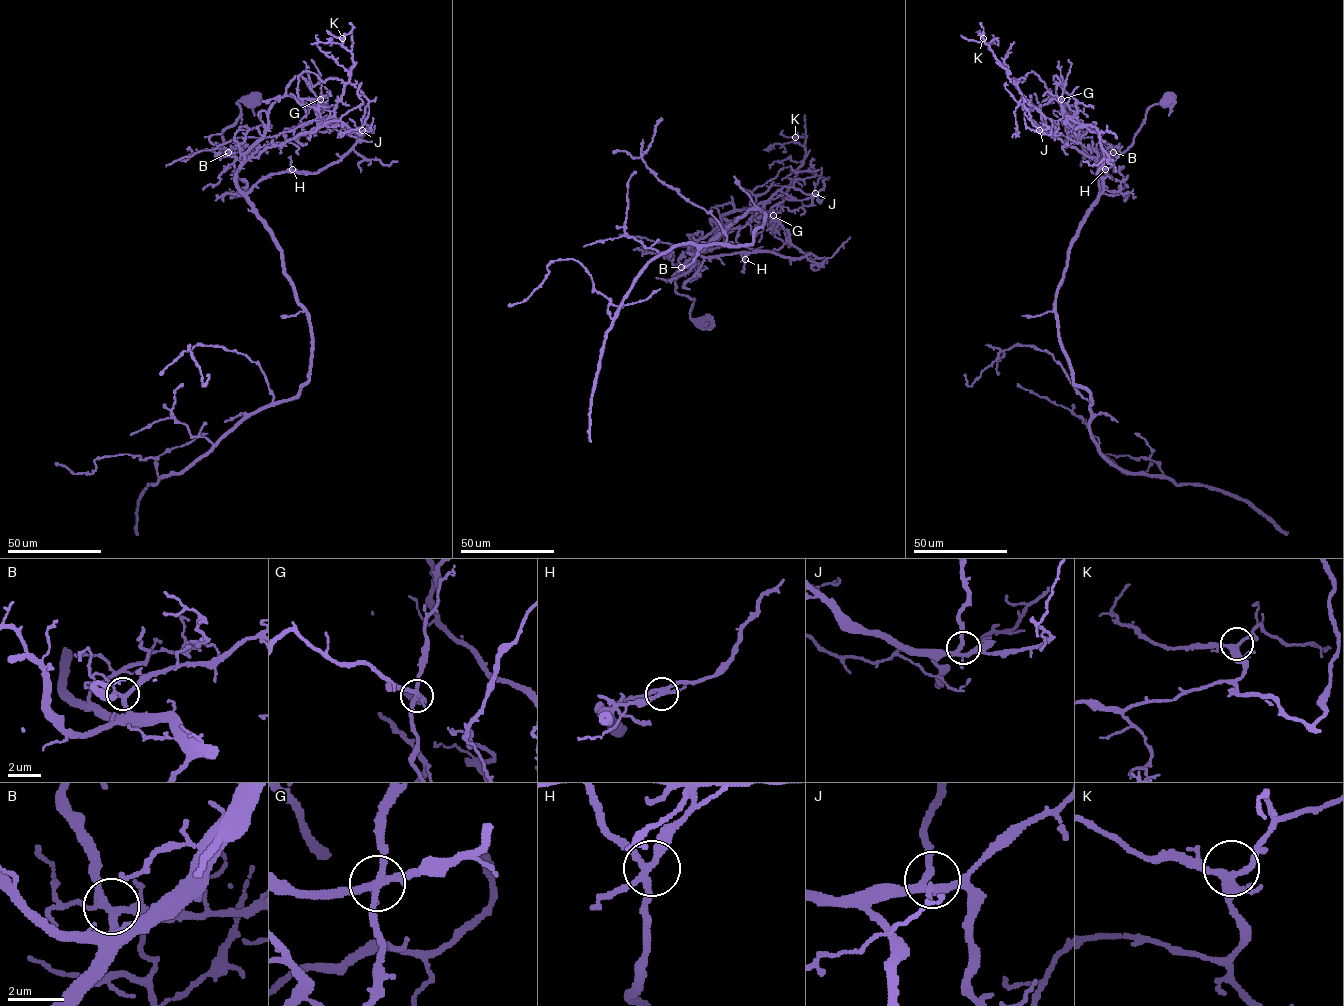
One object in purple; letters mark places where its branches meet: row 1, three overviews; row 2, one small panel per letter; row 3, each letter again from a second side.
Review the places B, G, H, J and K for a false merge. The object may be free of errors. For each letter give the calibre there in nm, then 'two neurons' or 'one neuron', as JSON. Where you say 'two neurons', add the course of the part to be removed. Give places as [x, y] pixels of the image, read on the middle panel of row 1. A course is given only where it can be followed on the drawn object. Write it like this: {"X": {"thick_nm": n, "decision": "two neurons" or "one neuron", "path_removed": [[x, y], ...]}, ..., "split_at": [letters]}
{"B": {"thick_nm": 260, "decision": "one neuron"}, "G": {"thick_nm": 280, "decision": "two neurons", "path_removed": [[773, 216], [762, 216], [716, 240], [698, 246], [619, 235]]}, "H": {"thick_nm": 240, "decision": "one neuron"}, "J": {"thick_nm": 240, "decision": "one neuron"}, "K": {"thick_nm": 280, "decision": "one neuron"}, "split_at": ["G"]}

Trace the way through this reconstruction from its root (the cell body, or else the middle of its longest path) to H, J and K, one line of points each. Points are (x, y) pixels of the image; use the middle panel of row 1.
H: (706, 321), (693, 319), (693, 300), (676, 291), (675, 277), (690, 253), (739, 253), (745, 259)
J: (706, 321), (693, 319), (693, 300), (676, 291), (675, 277), (691, 256), (729, 222), (784, 186), (815, 193)
K: (706, 321), (691, 317), (693, 300), (676, 291), (675, 277), (729, 222), (786, 192), (807, 154), (795, 137)

